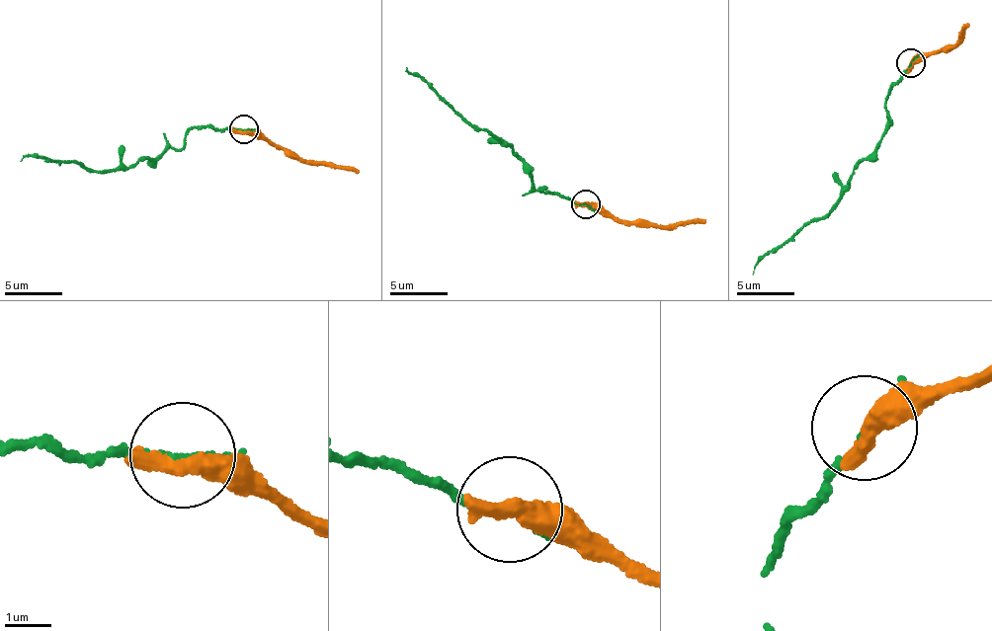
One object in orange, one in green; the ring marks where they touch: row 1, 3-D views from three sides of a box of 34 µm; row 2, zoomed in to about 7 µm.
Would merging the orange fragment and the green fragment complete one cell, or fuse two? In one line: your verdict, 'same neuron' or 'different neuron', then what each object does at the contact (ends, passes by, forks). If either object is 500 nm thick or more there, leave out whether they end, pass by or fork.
different neuron; orange passes by; green passes by

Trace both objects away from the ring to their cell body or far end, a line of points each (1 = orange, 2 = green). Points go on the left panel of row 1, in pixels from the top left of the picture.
1: (242, 128), (265, 134), (274, 144), (321, 164), (359, 172)
2: (242, 128), (194, 127), (182, 146), (100, 172), (78, 163), (27, 155), (20, 160)

